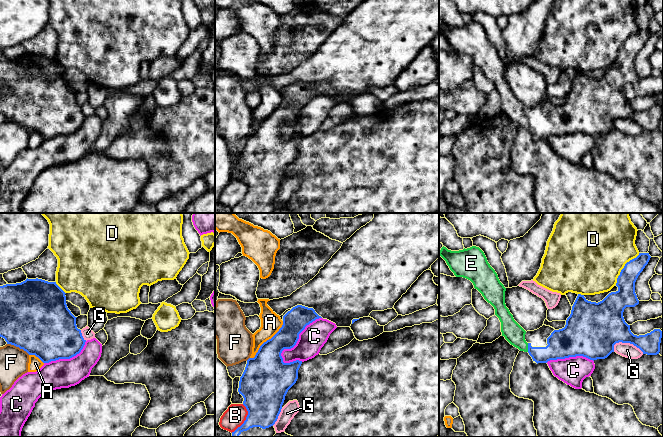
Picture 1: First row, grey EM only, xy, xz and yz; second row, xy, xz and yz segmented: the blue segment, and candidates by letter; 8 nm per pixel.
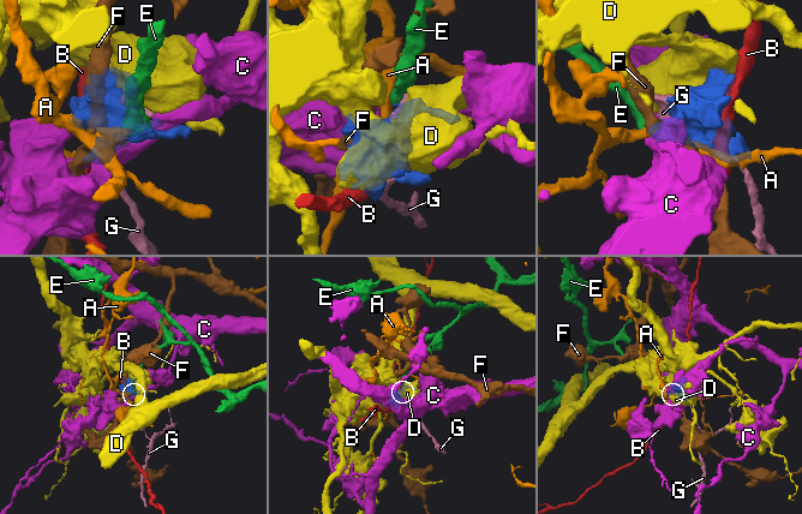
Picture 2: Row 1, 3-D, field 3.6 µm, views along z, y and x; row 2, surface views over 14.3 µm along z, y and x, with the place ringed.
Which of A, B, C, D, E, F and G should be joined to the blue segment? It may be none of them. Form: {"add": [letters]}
{"add": ["E"]}

